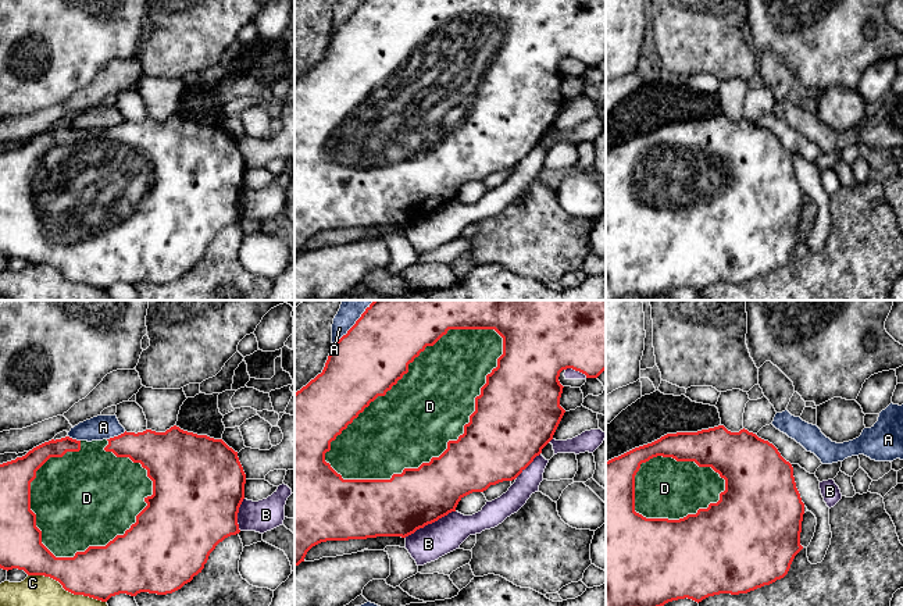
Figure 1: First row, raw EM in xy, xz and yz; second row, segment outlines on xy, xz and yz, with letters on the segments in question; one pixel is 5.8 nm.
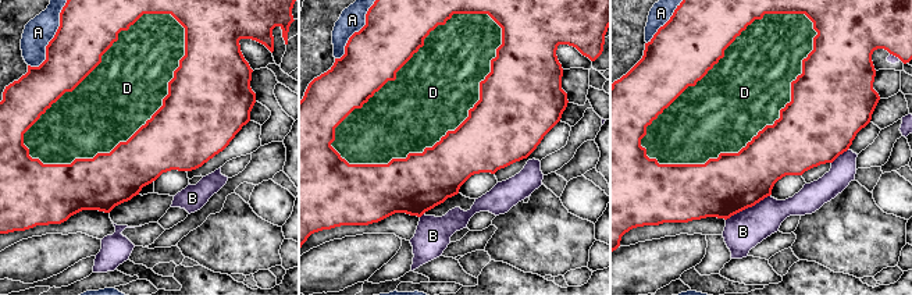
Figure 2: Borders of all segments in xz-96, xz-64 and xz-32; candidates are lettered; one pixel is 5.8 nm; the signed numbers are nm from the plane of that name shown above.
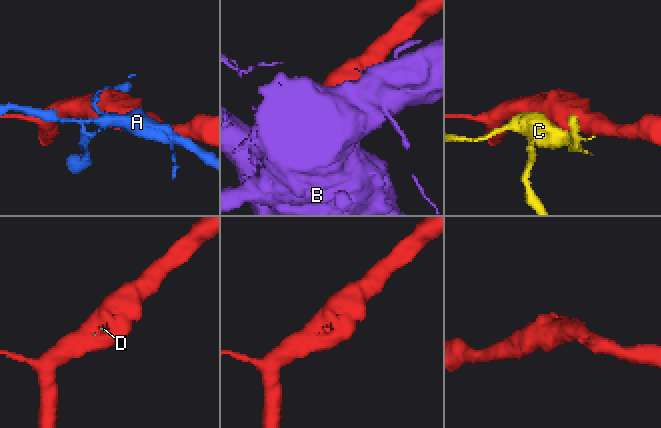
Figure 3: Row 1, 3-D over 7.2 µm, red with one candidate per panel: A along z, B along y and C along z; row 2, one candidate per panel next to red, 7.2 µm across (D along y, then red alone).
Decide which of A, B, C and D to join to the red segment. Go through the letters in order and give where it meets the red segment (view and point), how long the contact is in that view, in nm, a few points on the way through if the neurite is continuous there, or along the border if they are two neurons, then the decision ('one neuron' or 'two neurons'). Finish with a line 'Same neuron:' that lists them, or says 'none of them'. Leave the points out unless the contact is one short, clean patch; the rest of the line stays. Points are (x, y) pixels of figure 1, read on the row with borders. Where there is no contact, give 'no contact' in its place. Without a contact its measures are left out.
A: xz (354, 324) | 360 nm | two neurons
B: xz (429, 523) | 340 nm | two neurons
C: xy (67, 590) | 480 nm | two neurons
D: xz (407, 369) | 1250 nm | one neuron
Same neuron: D

